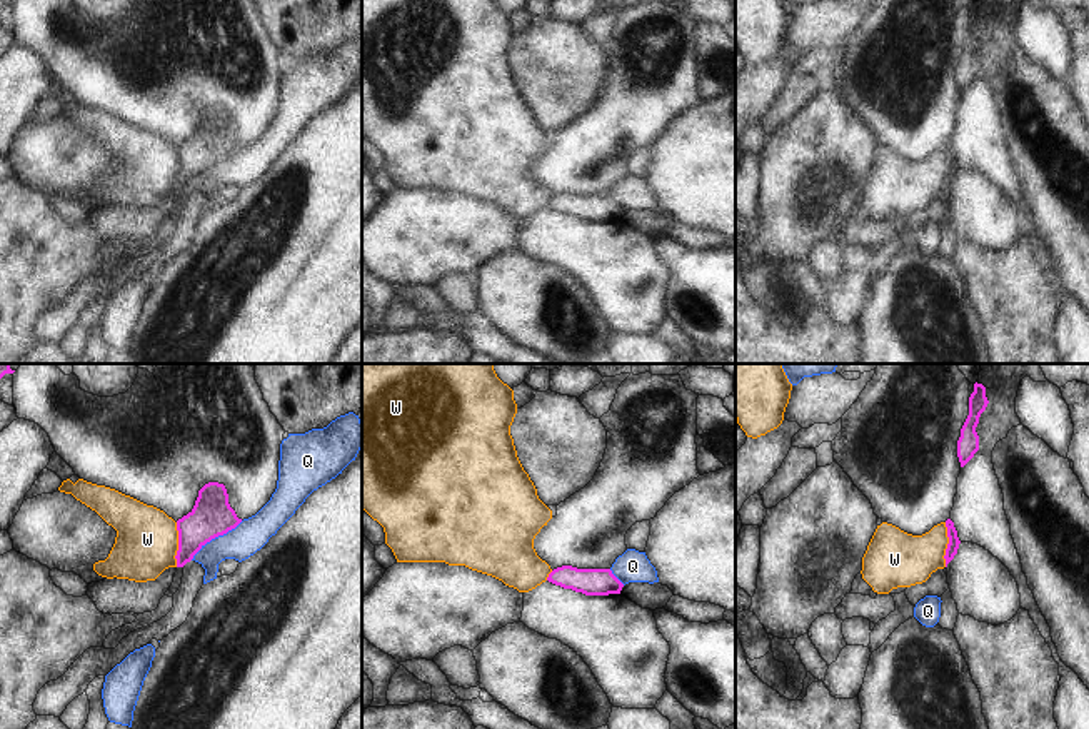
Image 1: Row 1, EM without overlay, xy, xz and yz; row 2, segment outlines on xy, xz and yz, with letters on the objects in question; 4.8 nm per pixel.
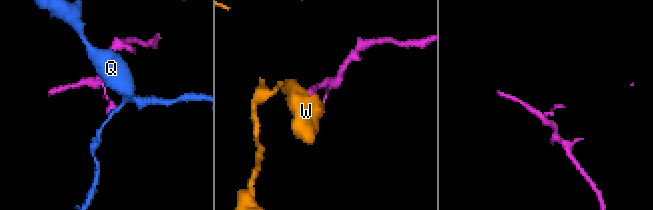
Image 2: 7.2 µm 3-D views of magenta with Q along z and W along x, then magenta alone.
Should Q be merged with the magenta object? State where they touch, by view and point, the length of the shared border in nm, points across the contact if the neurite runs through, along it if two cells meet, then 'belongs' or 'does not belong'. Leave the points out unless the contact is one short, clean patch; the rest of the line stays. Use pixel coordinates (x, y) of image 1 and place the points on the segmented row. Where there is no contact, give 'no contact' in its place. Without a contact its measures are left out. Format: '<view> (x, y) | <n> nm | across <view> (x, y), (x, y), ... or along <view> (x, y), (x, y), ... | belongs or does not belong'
xy (215, 536) | 320 nm | along xy (242, 521), (212, 537), (190, 559) | does not belong

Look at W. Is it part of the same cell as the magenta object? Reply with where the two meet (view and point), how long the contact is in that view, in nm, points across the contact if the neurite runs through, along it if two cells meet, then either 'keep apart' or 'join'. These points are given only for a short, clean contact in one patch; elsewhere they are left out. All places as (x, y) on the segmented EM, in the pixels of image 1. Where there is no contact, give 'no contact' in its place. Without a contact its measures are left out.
contact xy (179, 544); length 220 nm; border xy (175, 522), (177, 566); keep apart

